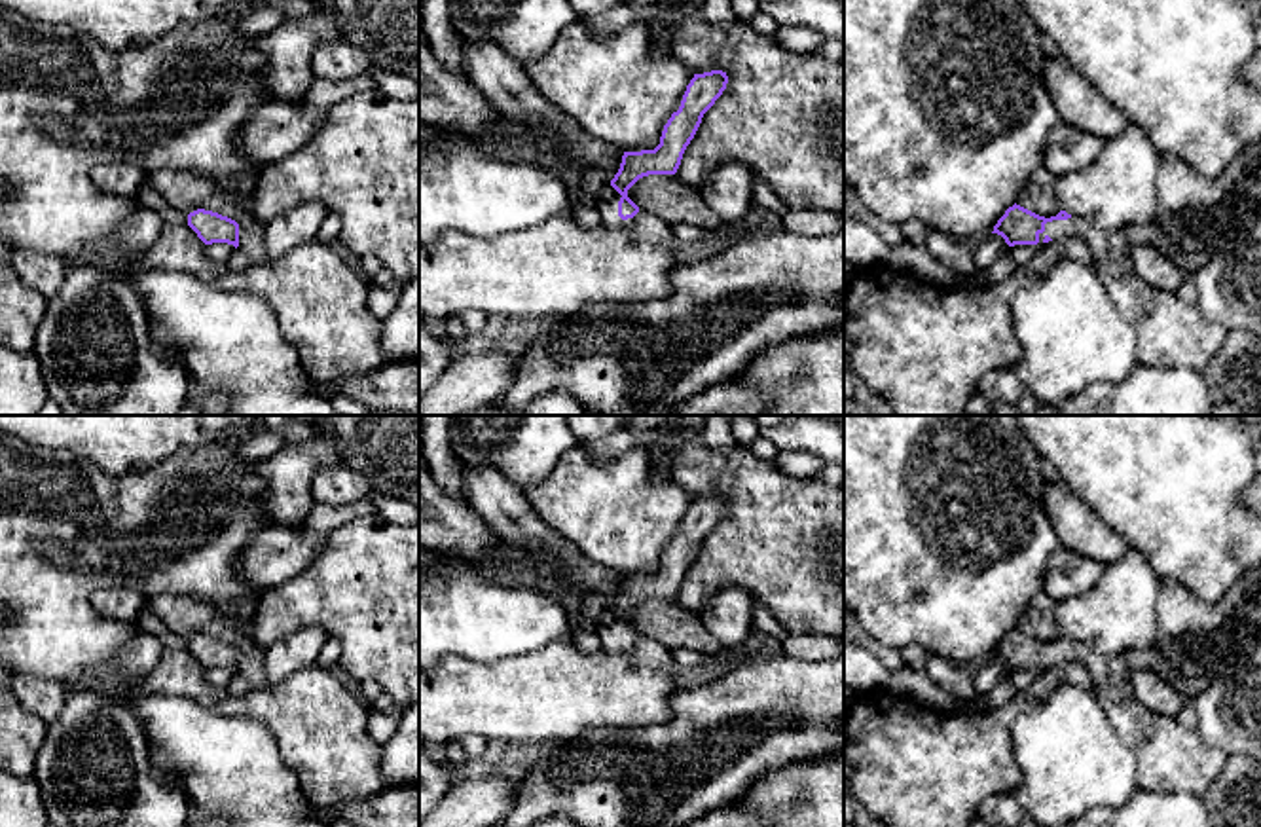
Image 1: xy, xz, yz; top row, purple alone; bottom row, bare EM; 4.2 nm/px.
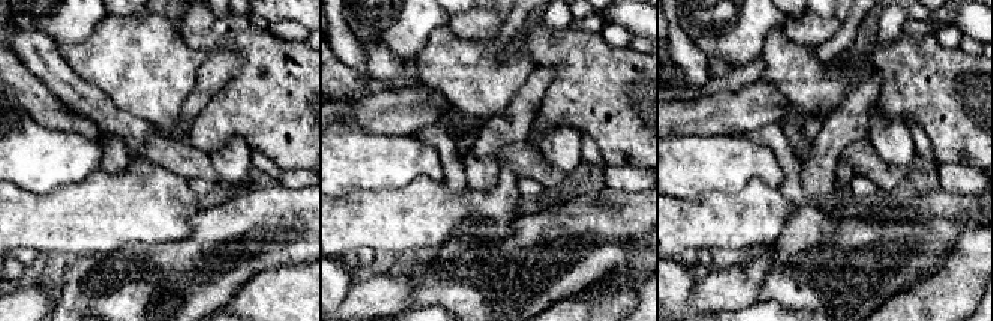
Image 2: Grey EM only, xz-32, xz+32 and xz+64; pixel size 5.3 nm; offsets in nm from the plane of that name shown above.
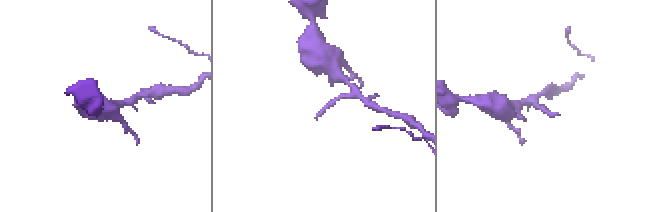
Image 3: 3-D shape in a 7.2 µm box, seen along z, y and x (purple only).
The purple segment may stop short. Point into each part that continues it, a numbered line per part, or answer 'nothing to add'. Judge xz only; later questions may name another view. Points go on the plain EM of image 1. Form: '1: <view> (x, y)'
1: xz (607, 630)

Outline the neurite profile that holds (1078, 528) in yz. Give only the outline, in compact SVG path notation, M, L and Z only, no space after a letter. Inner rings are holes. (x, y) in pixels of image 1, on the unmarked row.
M1060 478L1047 482L1045 506L1062 548L1096 560L1102 565L1115 563L1130 548Z

